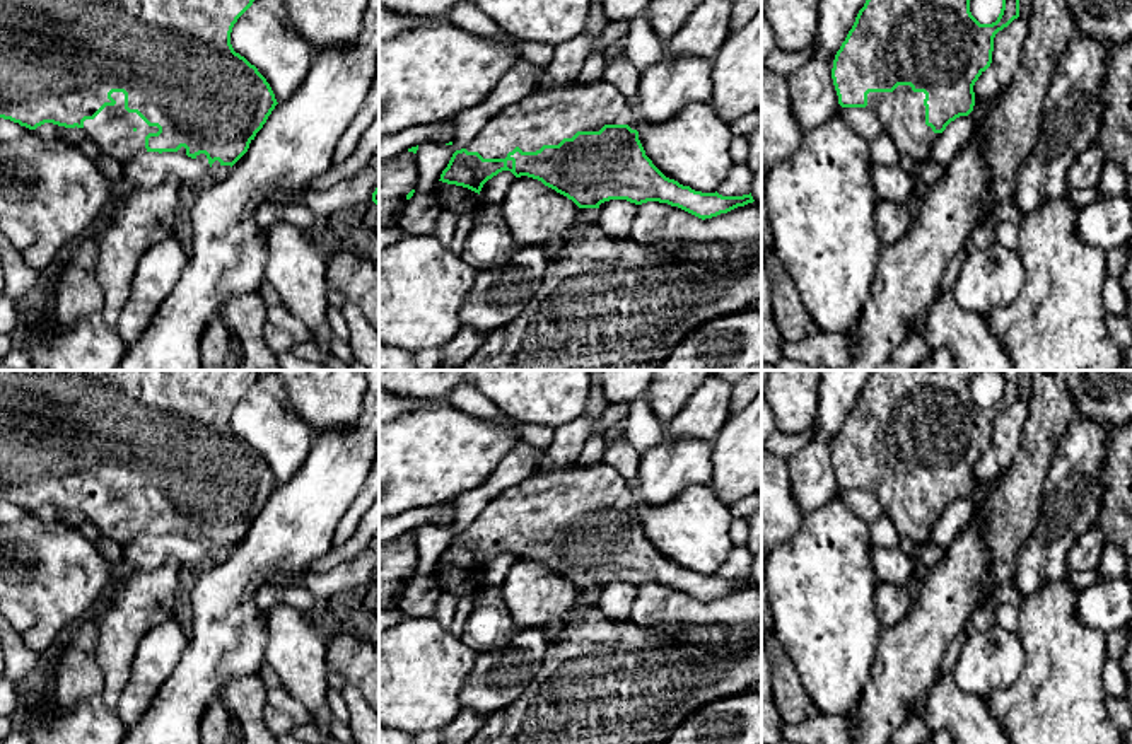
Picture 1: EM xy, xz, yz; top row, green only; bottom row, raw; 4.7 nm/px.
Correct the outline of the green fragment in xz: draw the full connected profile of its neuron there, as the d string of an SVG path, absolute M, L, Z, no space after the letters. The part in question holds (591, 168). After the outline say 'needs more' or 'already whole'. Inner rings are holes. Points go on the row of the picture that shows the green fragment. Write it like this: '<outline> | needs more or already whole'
M606 80L536 89L492 116L466 148L452 154L439 181L480 195L488 179L511 171L516 177L528 176L541 181L579 208L599 208L610 200L627 200L635 205L659 201L702 220L755 201L751 193L743 196L702 193L666 177L645 155L639 140L639 121L635 102Z | needs more

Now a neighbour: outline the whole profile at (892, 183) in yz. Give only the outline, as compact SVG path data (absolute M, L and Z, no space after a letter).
M900 162L893 166L872 166L871 179L879 200L902 205L908 203L919 181L913 172L902 169Z

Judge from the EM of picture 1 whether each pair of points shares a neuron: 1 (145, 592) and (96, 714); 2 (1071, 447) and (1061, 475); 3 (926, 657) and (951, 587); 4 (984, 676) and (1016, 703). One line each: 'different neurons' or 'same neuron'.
1: different neurons
2: same neuron
3: same neuron
4: different neurons

